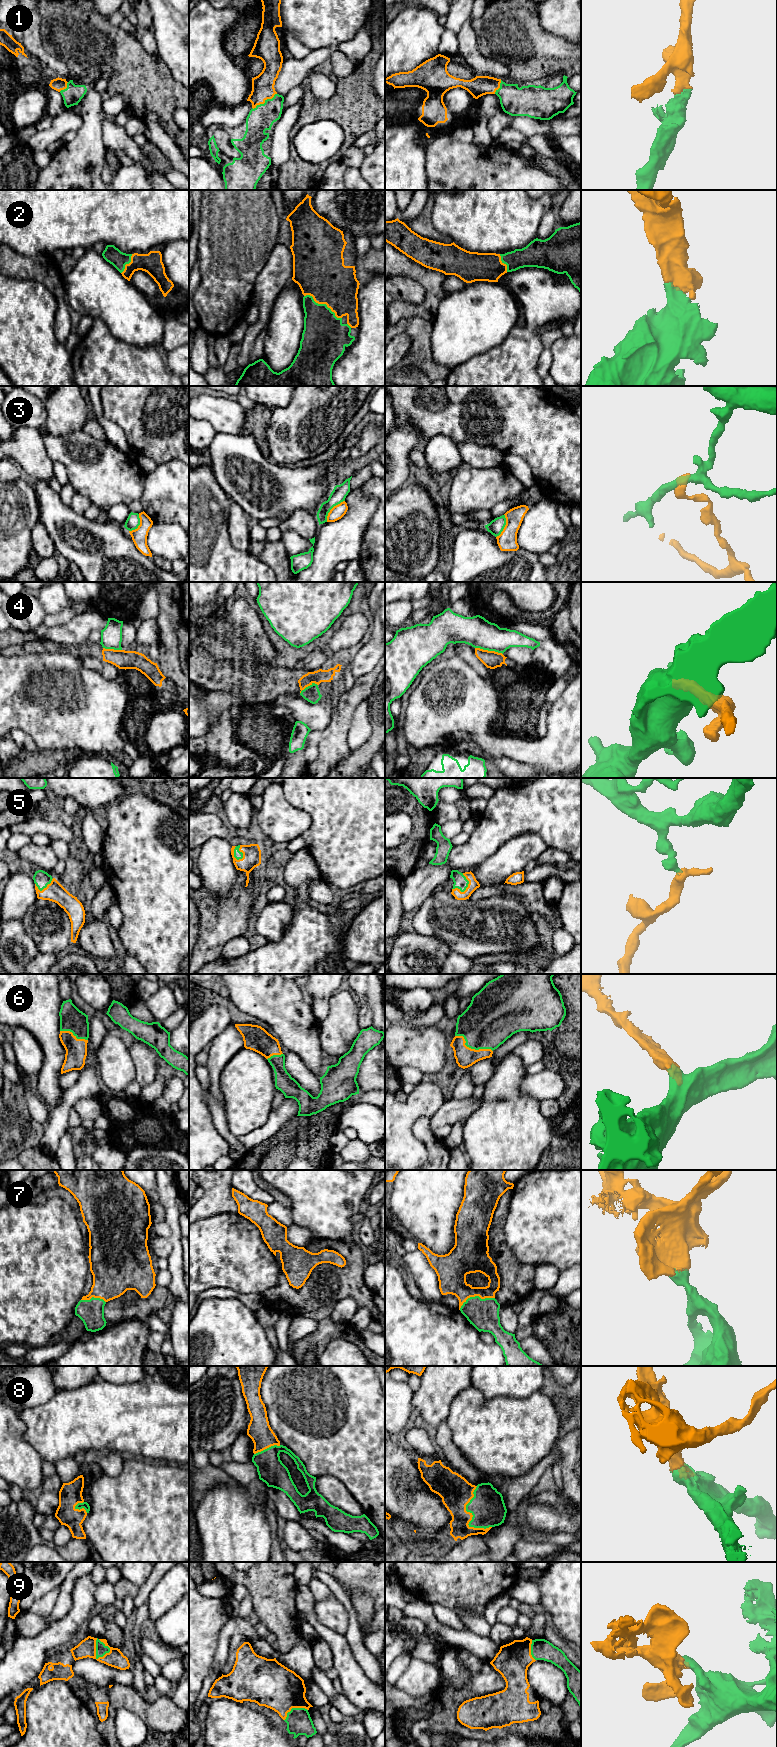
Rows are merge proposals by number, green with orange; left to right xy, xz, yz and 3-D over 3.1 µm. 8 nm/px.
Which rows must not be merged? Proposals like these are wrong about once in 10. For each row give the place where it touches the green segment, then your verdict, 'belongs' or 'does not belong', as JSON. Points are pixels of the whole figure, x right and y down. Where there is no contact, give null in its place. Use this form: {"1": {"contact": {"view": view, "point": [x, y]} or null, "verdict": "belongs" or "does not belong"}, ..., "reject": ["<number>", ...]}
{"1": {"contact": {"view": "xz", "point": [265, 102]}, "verdict": "belongs"}, "2": {"contact": {"view": "xz", "point": [323, 304]}, "verdict": "belongs"}, "3": {"contact": {"view": "xz", "point": [331, 508]}, "verdict": "does not belong"}, "4": {"contact": {"view": "yz", "point": [489, 650]}, "verdict": "does not belong"}, "5": {"contact": {"view": "xz", "point": [242, 854]}, "verdict": "belongs"}, "6": {"contact": {"view": "yz", "point": [471, 1048]}, "verdict": "belongs"}, "7": {"contact": {"view": "yz", "point": [475, 1296]}, "verdict": "belongs"}, "8": {"contact": {"view": "yz", "point": [470, 1512]}, "verdict": "belongs"}, "9": {"contact": {"view": "xy", "point": [96, 1649]}, "verdict": "belongs"}, "reject": ["3", "4"]}

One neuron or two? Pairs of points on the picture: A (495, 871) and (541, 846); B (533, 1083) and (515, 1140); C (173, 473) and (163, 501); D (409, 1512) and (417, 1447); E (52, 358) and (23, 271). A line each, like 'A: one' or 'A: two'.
A: one
B: two
C: one
D: two
E: two

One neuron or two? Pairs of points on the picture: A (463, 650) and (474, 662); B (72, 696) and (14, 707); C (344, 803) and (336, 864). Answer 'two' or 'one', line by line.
A: one
B: one
C: one

